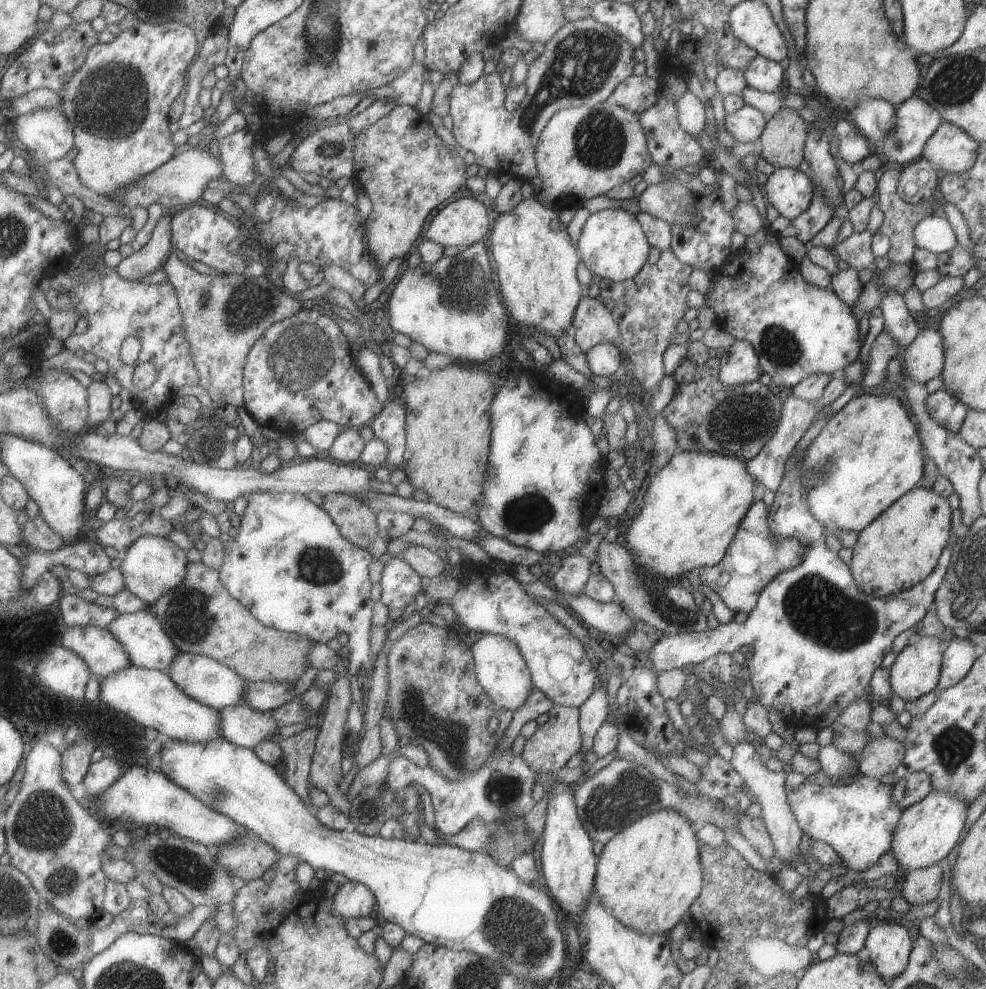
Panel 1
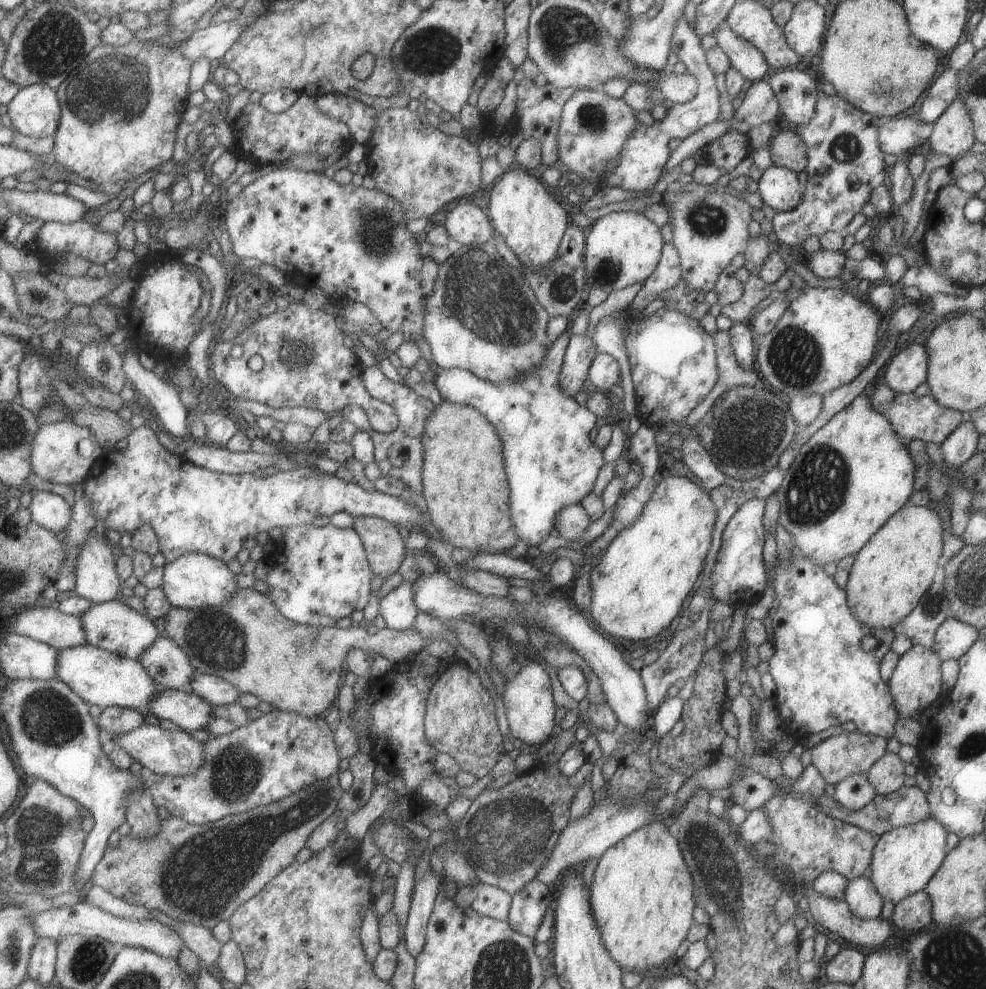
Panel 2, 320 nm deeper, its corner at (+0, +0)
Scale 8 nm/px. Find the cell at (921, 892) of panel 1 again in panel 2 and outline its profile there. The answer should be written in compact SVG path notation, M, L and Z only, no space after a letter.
M917 891L894 904L891 923L903 932L915 932L932 922L932 906L923 891Z

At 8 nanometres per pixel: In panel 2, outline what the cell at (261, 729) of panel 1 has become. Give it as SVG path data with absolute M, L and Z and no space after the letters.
M165 689L159 691L148 704L148 715L170 720L184 731L205 729L212 714L212 704L193 691Z

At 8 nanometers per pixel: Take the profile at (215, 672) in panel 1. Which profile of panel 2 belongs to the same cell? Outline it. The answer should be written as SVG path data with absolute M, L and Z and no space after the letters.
M159 637L140 658L161 688L191 692L195 670L186 652L171 637Z

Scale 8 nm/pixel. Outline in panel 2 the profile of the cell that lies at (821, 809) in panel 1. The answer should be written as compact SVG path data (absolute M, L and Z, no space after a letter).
M869 871L856 879L847 881L844 901L854 917L872 919L881 914L882 898L873 888L868 877Z

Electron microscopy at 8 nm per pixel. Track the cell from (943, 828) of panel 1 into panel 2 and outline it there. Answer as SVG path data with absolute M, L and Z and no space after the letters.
M933 817L883 833L872 848L868 877L883 901L893 905L910 894L922 891L946 855L948 832Z

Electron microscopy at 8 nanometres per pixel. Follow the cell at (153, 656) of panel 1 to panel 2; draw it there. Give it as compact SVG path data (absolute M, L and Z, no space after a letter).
M116 600L108 603L93 603L81 617L87 643L135 660L140 660L141 655L159 638L159 630L153 624L153 620L145 618L137 610Z

